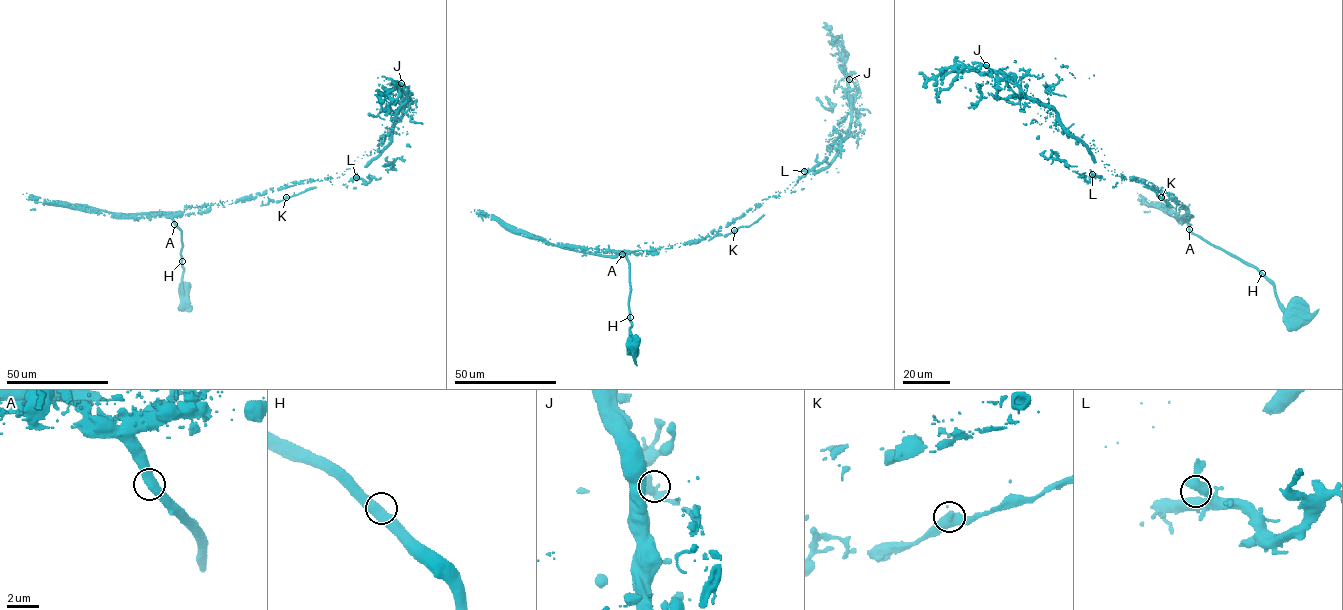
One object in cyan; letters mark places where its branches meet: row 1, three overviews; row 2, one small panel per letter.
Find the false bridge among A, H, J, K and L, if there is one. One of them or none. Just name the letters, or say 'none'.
K

